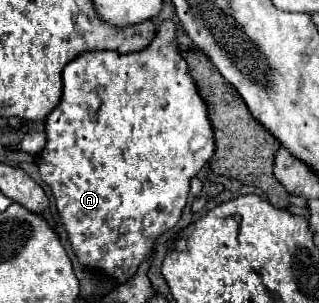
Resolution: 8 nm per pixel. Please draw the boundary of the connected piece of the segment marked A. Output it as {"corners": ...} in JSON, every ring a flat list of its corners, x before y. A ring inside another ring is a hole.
{"corners":[[165,20,159,26,157,38,141,52,131,52,131,54,119,54,119,52,87,52,73,62,69,62,63,70,63,96,59,106,47,116,45,124,45,134,47,134,47,144,45,148,35,156,35,166,39,168,39,174,43,182,51,188,51,194,55,198,55,206,59,212,59,218,63,222,63,228,67,232,69,244,83,268,93,270,99,276,105,276,113,280,117,286,127,282,139,268,141,262,145,262,151,252,155,240,173,228,177,220,181,218,181,212,185,208,187,196,189,196,189,180,205,166,205,162,213,156,213,130,211,122,207,118,207,106,203,106,203,98,199,98,199,92,195,90,195,82,187,74,187,66,179,54,179,48,175,44,175,26,173,22]]}

